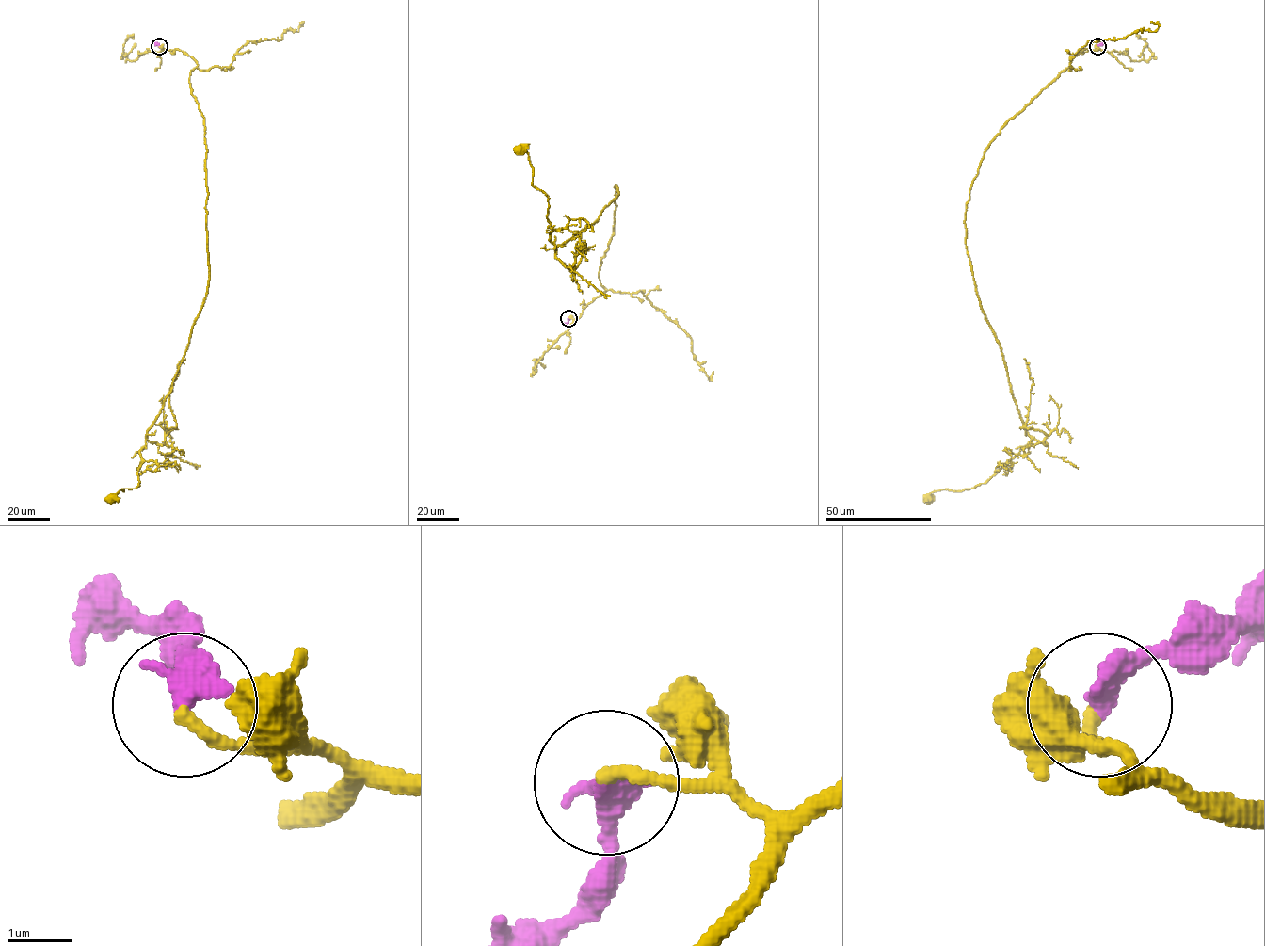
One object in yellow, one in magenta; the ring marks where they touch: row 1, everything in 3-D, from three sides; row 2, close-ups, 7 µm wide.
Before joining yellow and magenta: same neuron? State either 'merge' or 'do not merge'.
merge

